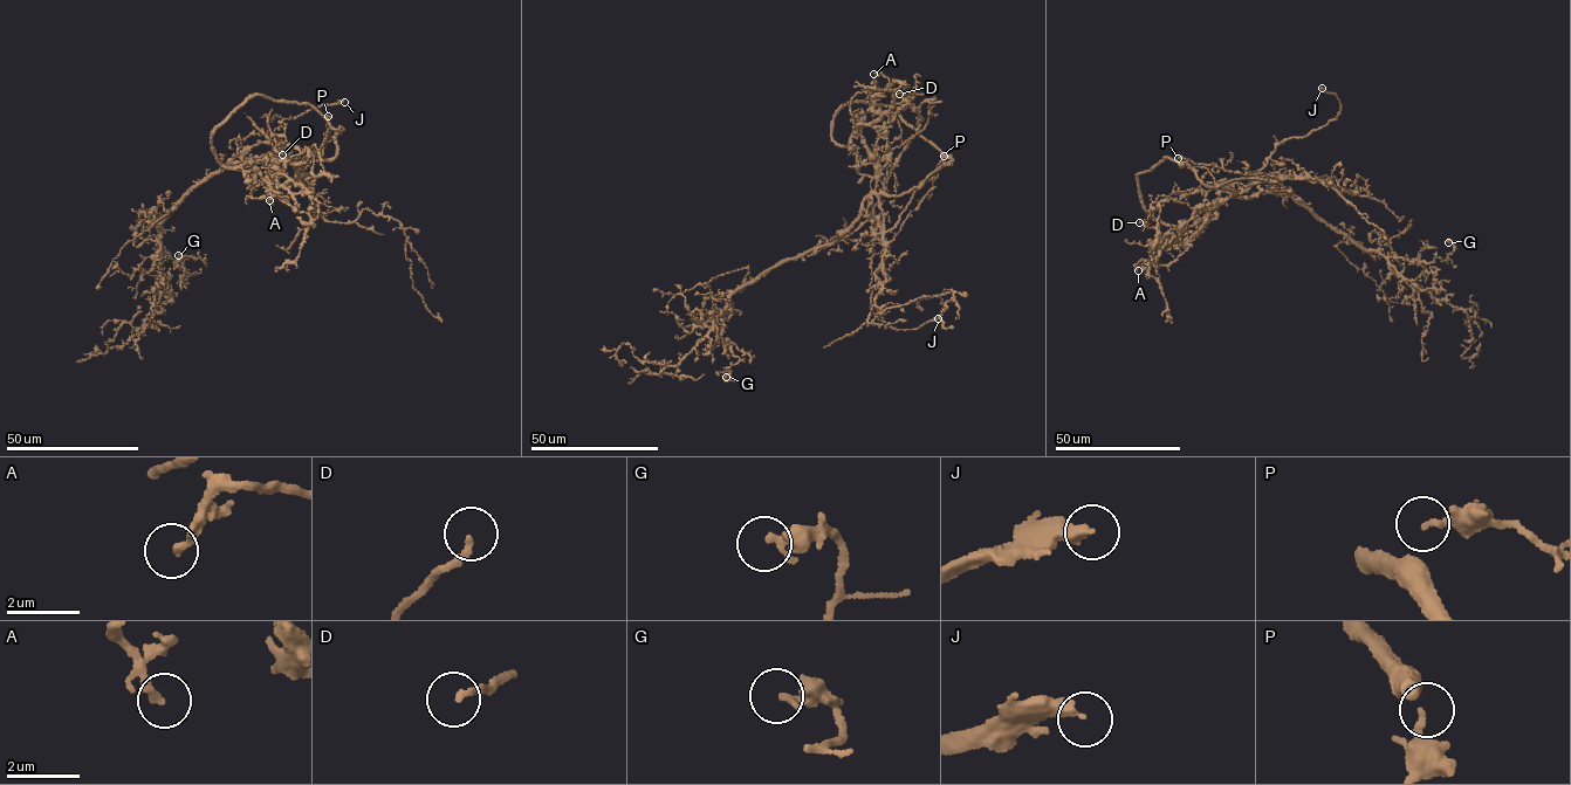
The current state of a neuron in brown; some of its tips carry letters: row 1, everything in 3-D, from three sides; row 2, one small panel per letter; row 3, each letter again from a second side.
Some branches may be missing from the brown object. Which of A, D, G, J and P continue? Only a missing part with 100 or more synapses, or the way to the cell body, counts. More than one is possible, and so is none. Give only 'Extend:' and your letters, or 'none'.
Extend: J

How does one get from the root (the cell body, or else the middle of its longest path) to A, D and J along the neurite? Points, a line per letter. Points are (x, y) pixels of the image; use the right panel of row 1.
A: (1269, 178), (1250, 173), (1241, 192), (1196, 208), (1168, 232), (1167, 249), (1139, 261), (1138, 270)
D: (1269, 178), (1250, 173), (1252, 180), (1244, 186), (1218, 181), (1175, 192), (1150, 218), (1139, 222)
J: (1269, 178), (1253, 174), (1267, 163), (1277, 145), (1309, 135), (1336, 118), (1340, 108), (1336, 95), (1322, 88)

